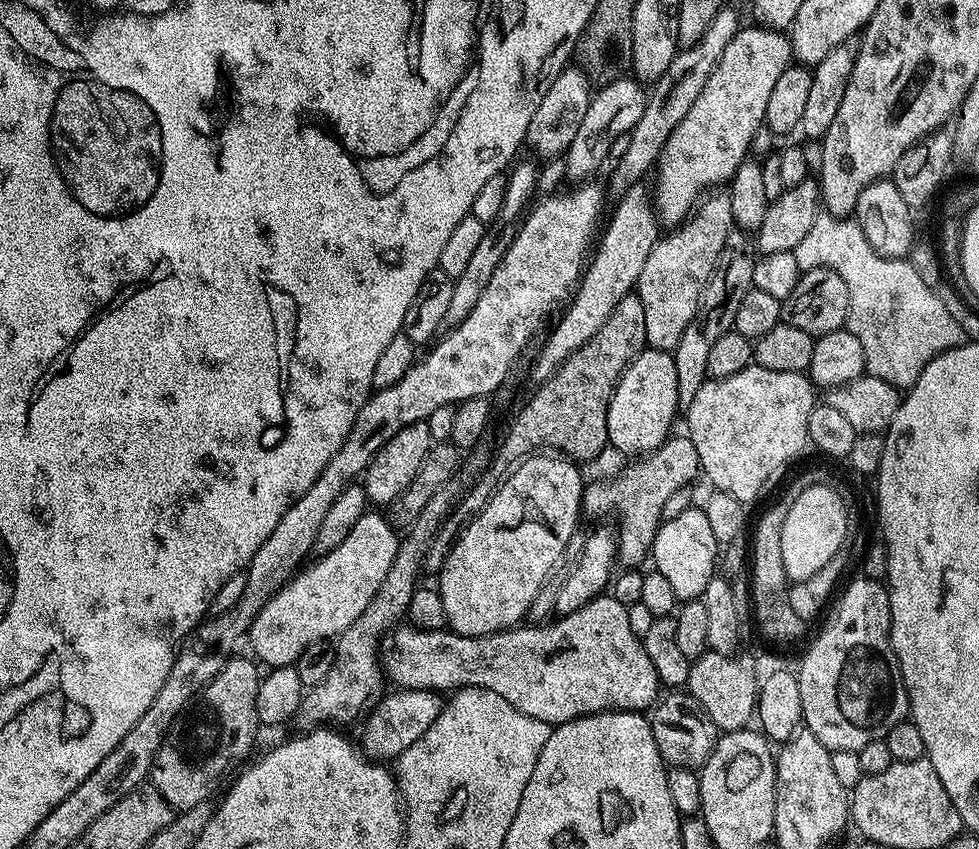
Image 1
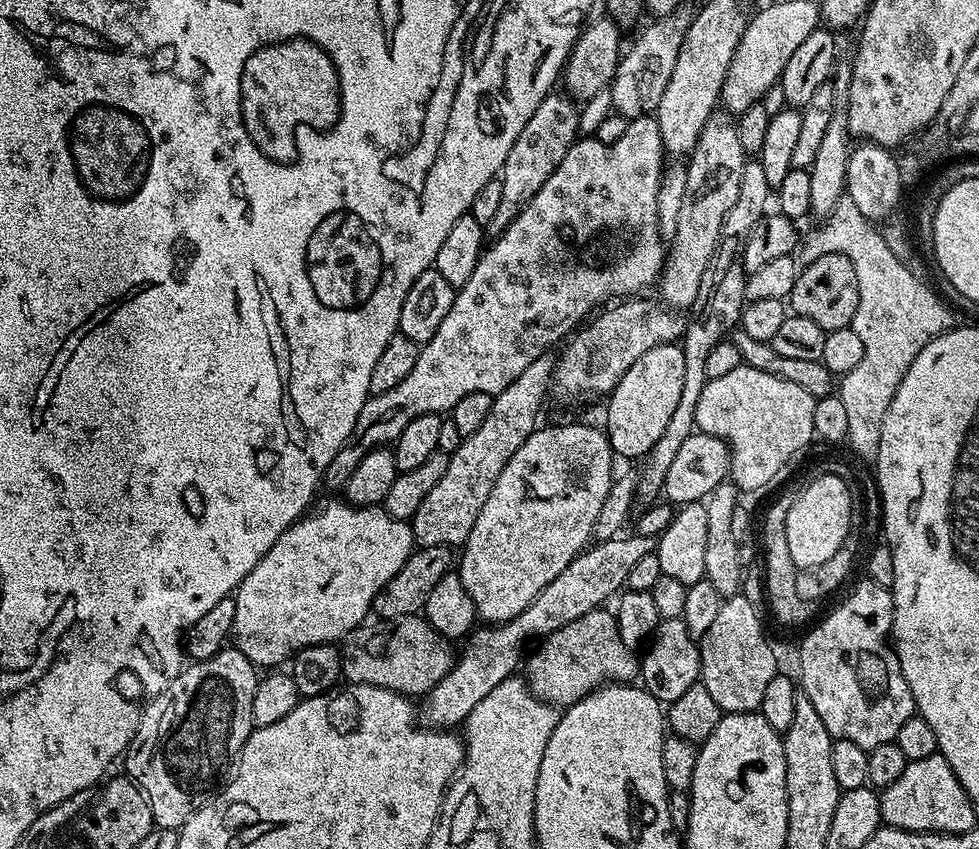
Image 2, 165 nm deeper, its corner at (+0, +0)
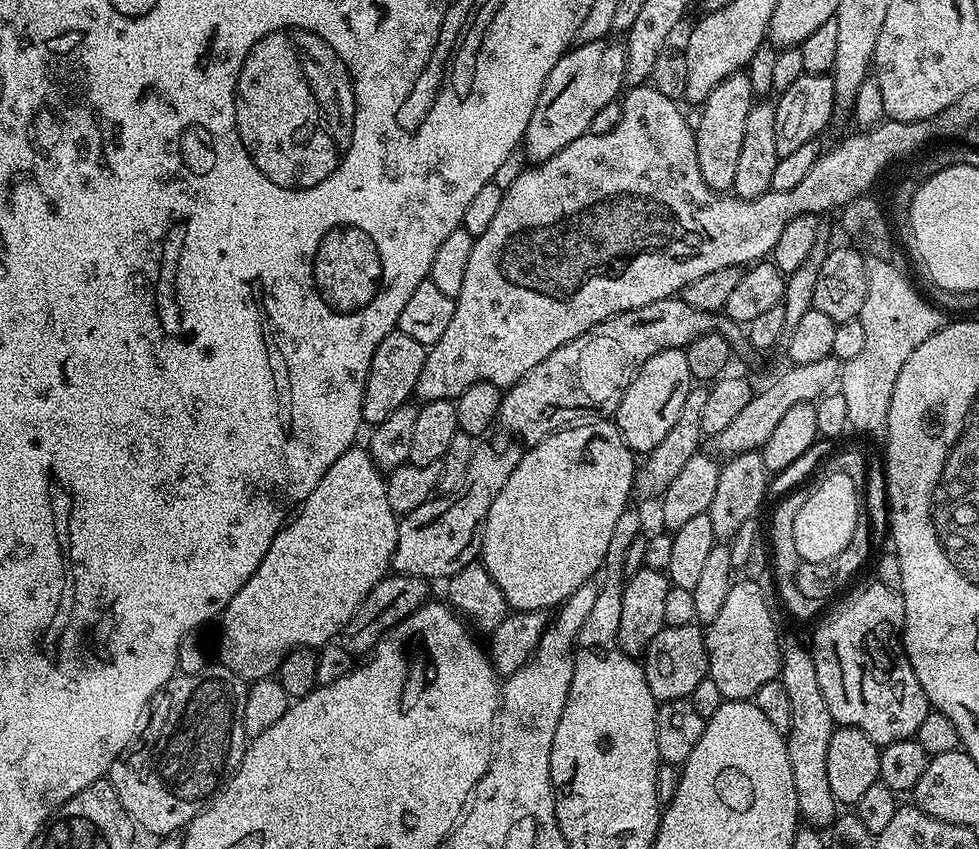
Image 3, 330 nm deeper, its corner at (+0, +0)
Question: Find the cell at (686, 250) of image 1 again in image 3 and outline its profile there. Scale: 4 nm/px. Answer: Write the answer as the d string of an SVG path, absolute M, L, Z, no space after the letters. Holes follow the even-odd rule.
M741 70L730 74L702 101L699 109L700 121L695 121L696 153L698 154L698 170L702 170L702 178L708 188L715 192L727 193L734 182L734 174L738 167L738 154L742 151L742 133L746 127L746 114L750 114L754 97L747 71Z

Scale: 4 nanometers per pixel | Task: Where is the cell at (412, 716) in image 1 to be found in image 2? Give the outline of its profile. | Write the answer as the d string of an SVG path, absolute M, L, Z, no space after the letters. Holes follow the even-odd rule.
M626 535L601 540L585 548L573 558L570 566L566 566L566 570L562 570L562 574L558 574L558 578L554 578L554 582L550 582L550 586L542 589L538 598L534 598L522 614L504 624L477 627L463 645L464 653L461 656L459 653L446 678L442 678L442 682L438 682L423 697L424 709L419 709L419 719L433 730L452 730L463 725L470 710L474 710L474 706L478 706L478 702L482 702L482 698L486 698L498 682L506 682L506 678L517 675L516 667L525 663L529 649L562 626L570 626L574 618L582 618L582 614L590 614L601 607L605 603L603 600L611 601L625 587L626 574L630 574L632 567L644 555L656 550L657 537Z

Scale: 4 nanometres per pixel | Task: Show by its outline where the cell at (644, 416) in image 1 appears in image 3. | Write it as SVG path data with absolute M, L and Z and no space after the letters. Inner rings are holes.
M684 349L662 350L646 361L625 390L622 402L614 413L614 423L626 446L636 454L647 454L654 450L673 429L693 387Z

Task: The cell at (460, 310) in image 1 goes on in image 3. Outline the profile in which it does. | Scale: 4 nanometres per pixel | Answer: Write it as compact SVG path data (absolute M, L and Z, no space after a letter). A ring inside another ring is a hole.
M616 38L576 44L560 56L554 70L550 70L522 141L522 156L529 165L545 164L558 150L570 146L570 142L589 135L588 127L594 114L621 95L625 87L627 50L619 39L612 39Z

